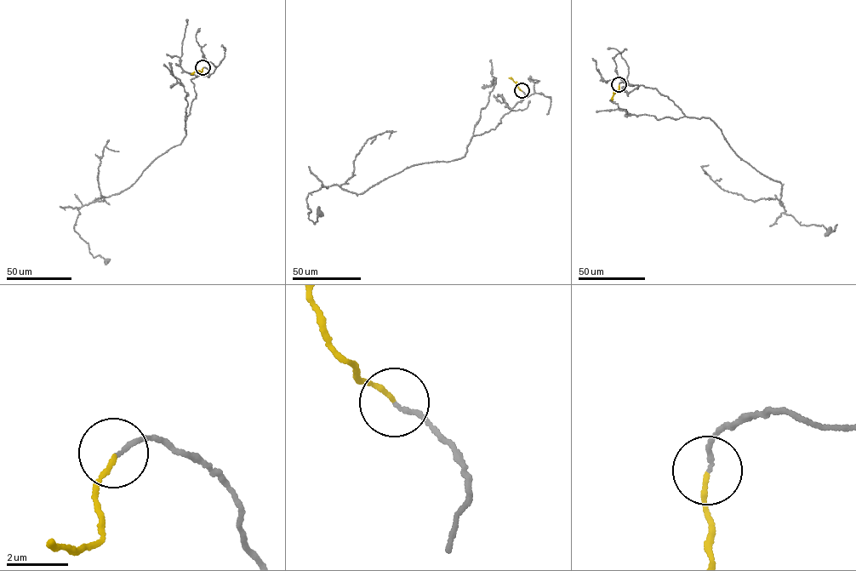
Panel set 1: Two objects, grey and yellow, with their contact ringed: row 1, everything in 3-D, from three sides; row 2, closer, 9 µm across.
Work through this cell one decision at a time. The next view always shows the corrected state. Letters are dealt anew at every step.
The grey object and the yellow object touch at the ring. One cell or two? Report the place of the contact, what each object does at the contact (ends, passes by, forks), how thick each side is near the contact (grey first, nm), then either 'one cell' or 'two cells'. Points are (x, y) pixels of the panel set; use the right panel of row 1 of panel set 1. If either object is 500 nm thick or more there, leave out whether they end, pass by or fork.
place (619, 84); grey ends; yellow ends; calibres 130 and 130 nm; one cell

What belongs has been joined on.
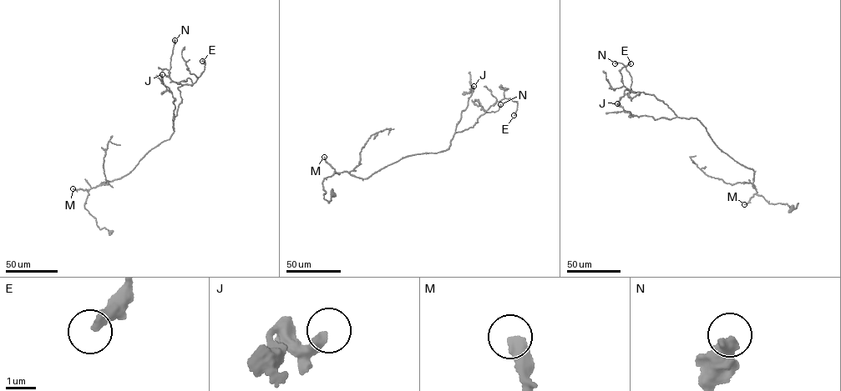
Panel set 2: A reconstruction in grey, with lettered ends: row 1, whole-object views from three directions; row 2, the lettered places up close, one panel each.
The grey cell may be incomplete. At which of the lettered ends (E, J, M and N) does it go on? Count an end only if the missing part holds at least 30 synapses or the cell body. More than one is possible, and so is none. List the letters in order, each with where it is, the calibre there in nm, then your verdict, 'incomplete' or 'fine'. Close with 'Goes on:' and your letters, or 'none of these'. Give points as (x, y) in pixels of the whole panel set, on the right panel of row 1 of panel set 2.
E: place (630, 63); calibre 380 nm; fine
J: place (617, 103); calibre 380 nm; fine
M: place (744, 204); calibre 400 nm; incomplete
N: place (615, 63); calibre 480 nm; fine
Goes on: M

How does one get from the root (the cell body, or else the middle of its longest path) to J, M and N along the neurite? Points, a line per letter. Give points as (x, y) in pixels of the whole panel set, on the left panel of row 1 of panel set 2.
J: (110, 232), (100, 229), (84, 208), (88, 191), (128, 174), (149, 150), (170, 138), (175, 99), (162, 74)
M: (110, 232), (104, 228), (100, 229), (95, 218), (84, 208), (89, 194), (86, 189), (73, 188)
N: (110, 232), (84, 208), (88, 191), (128, 174), (170, 138), (183, 85), (169, 76), (174, 40)

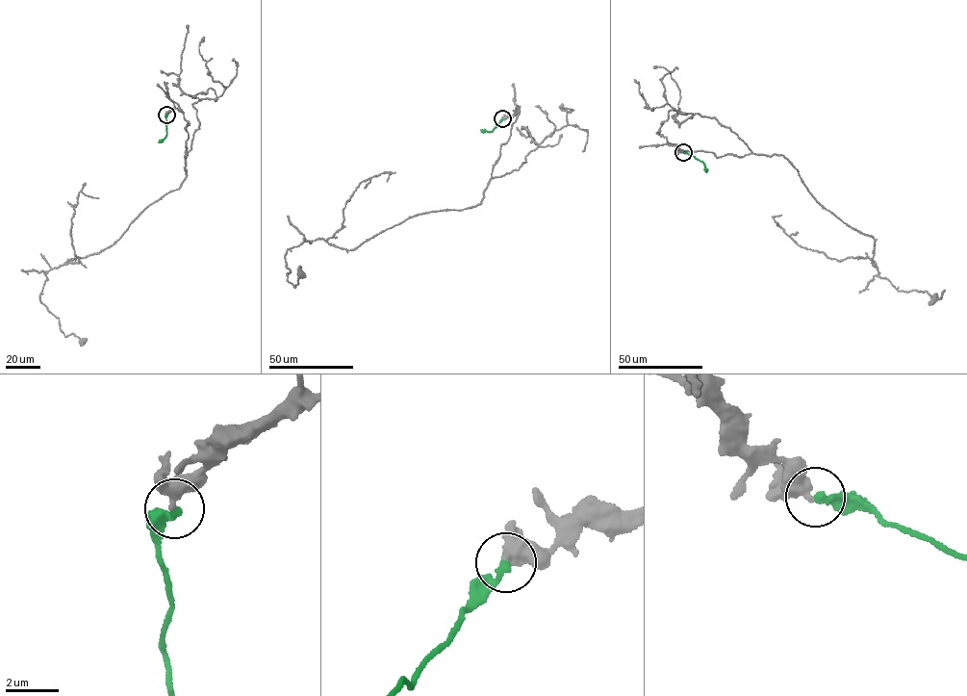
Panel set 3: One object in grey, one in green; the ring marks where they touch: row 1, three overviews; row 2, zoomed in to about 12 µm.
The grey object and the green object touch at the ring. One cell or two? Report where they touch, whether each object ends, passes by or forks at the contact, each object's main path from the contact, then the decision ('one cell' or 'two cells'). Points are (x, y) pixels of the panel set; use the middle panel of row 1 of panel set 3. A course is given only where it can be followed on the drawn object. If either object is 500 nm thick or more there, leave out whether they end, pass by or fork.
(502, 118) | grey passes by | green ends | grey via (502, 118), (519, 112), (482, 202), (410, 217), (348, 250), (304, 239), (285, 255), (287, 280), (301, 274) | green via (502, 119), (492, 131), (481, 130) | one cell

